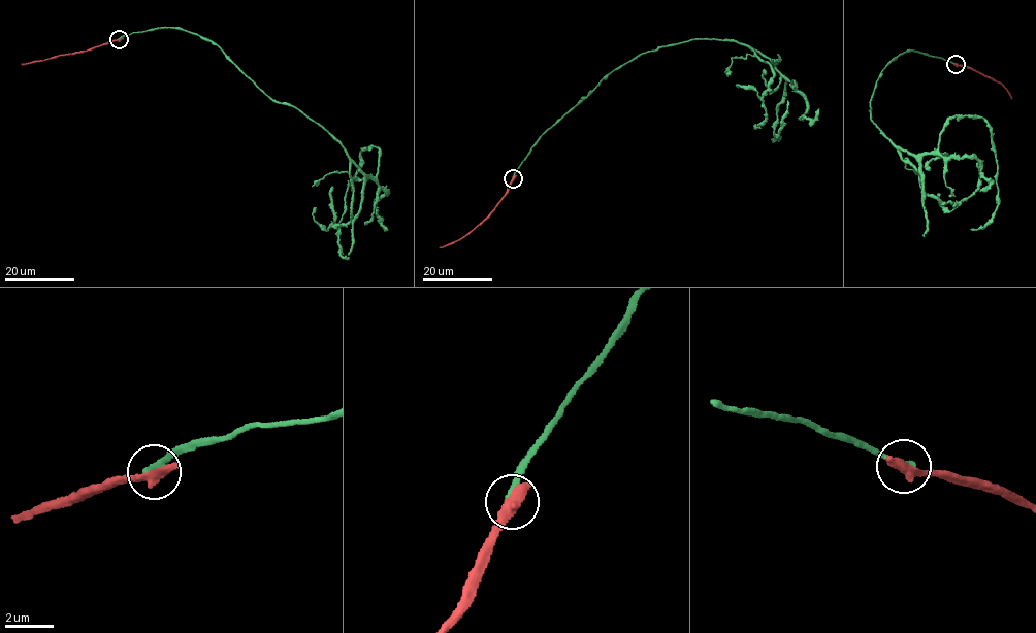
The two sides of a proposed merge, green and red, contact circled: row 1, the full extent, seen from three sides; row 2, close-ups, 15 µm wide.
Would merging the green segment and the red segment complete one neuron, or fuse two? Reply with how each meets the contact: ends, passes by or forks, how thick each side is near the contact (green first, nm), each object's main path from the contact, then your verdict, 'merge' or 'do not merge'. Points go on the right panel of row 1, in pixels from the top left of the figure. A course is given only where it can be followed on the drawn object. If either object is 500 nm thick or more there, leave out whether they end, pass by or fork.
calibres 320 and 600 nm; course green (956, 64), (900, 54), (870, 110), (915, 155), (937, 148), (948, 118), (988, 124), (997, 208), (970, 229); course red (956, 64), (994, 79), (1006, 89), (1011, 98); do not merge

